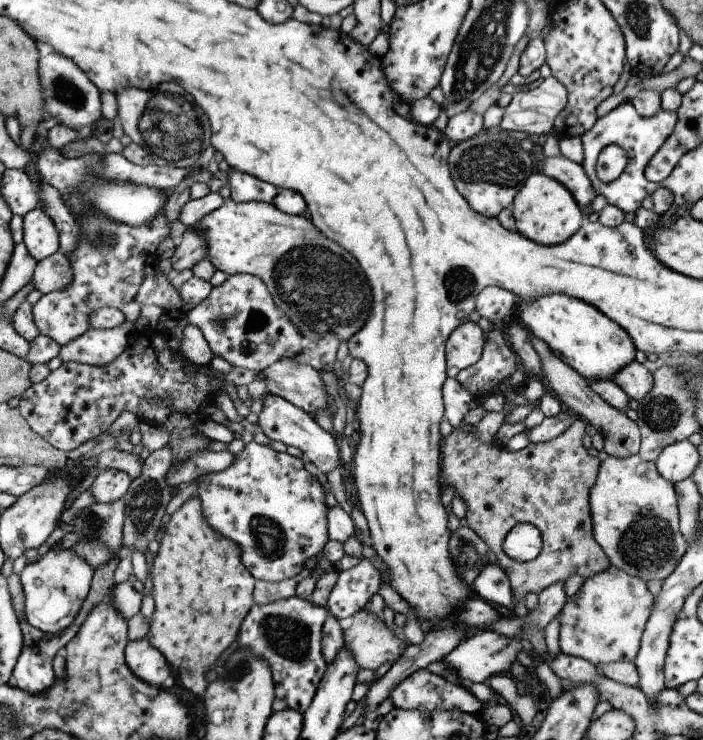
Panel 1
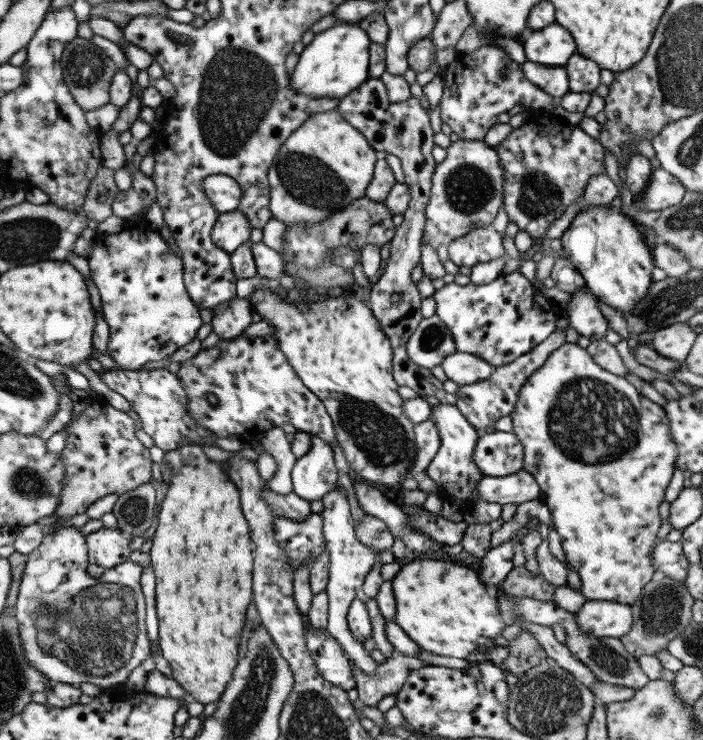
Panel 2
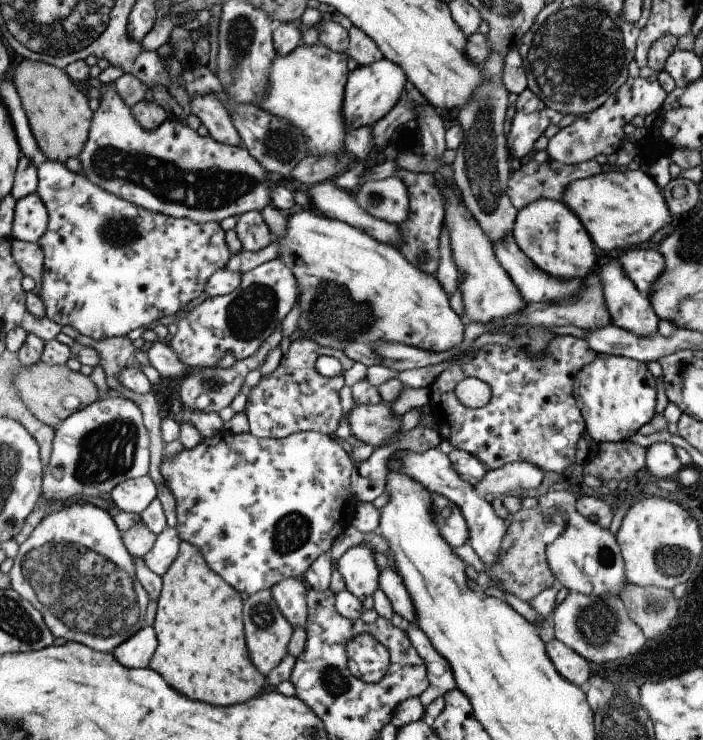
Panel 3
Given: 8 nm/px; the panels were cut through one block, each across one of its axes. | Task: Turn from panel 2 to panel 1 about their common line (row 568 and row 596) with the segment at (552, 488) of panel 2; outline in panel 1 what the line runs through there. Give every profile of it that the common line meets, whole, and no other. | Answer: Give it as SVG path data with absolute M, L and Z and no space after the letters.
M608 566L603 572L586 578L580 590L567 598L558 614L561 653L584 658L594 667L633 662L639 652L654 598L644 580L630 576L614 566Z

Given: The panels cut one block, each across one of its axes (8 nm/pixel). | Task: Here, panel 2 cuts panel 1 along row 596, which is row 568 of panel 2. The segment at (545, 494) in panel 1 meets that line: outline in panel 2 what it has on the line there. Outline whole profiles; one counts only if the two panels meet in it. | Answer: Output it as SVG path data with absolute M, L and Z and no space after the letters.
M525 566L512 569L502 585L506 595L530 597L544 602L553 600L555 589L542 577L541 572L537 575L531 574Z

